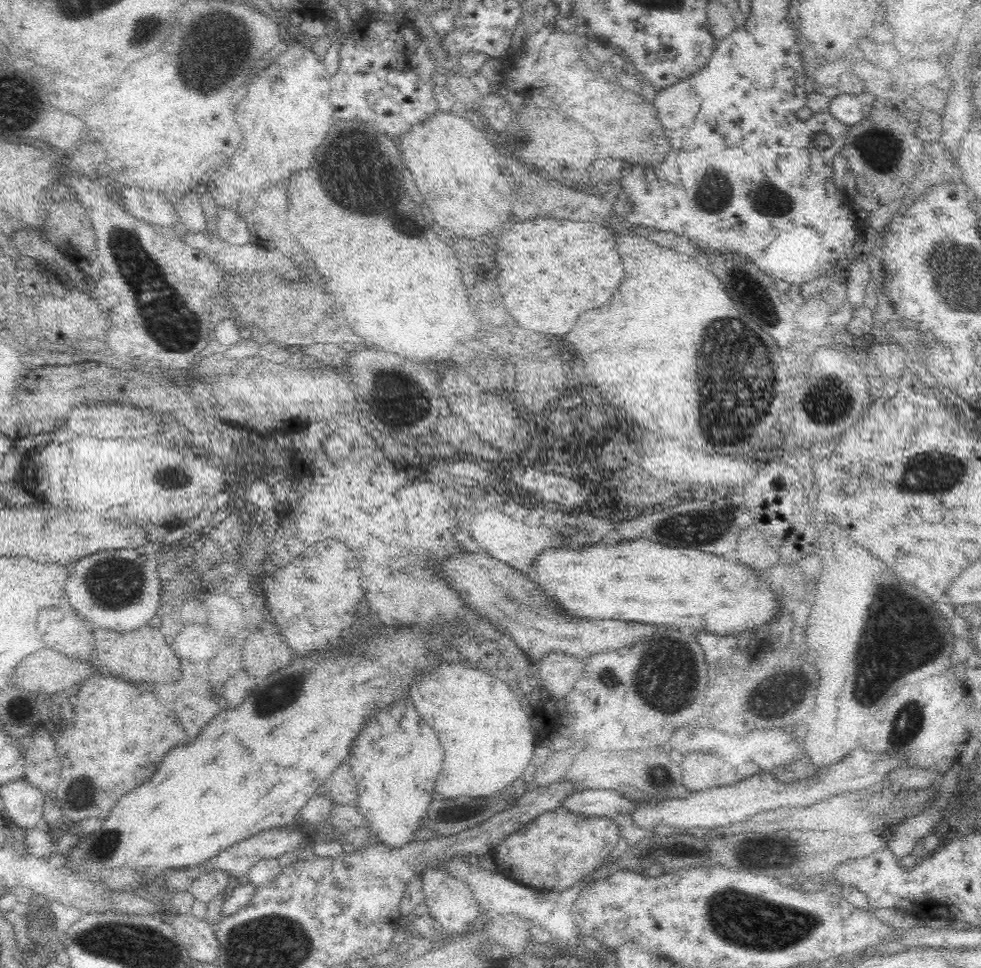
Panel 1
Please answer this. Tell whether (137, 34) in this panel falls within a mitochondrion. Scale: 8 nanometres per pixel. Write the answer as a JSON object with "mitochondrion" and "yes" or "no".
{"mitochondrion":"yes"}

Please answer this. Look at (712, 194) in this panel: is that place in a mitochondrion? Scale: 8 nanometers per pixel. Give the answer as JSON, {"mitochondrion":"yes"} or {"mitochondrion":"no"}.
{"mitochondrion":"yes"}

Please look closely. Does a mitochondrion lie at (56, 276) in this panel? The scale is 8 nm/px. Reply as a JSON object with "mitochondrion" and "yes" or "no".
{"mitochondrion":"no"}

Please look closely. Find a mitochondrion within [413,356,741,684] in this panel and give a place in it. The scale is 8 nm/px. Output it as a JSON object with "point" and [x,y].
{"point":[685,532]}

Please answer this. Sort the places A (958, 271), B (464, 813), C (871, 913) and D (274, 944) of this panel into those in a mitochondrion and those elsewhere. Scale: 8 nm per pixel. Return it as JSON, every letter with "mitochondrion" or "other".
{"A":"mitochondrion","B":"other","C":"other","D":"mitochondrion"}

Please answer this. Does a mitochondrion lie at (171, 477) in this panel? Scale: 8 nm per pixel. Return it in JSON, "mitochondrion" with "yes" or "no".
{"mitochondrion":"yes"}

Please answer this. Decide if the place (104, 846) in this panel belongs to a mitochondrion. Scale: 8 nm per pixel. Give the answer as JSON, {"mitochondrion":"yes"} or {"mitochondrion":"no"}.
{"mitochondrion":"yes"}

